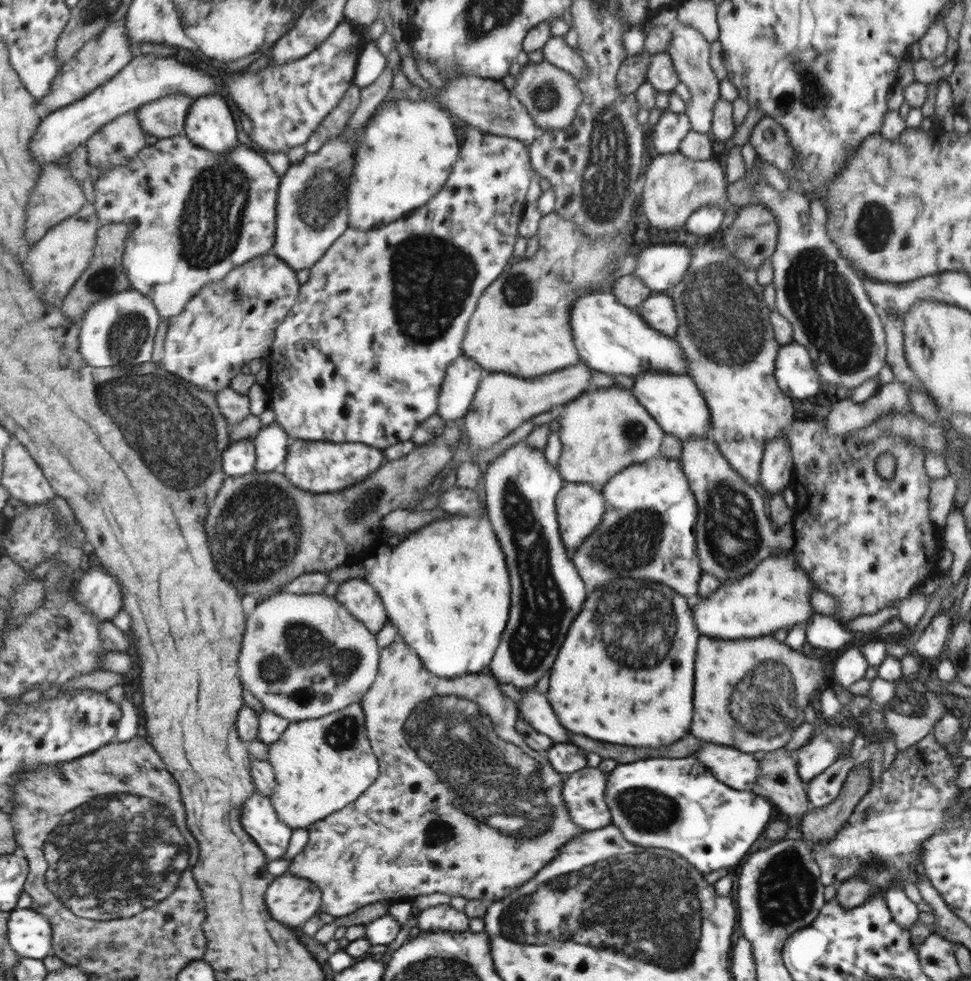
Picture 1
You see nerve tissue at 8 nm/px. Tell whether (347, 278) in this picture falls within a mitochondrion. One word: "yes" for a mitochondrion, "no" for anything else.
no

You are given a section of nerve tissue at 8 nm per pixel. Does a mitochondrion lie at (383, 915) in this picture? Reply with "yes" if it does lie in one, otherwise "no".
no

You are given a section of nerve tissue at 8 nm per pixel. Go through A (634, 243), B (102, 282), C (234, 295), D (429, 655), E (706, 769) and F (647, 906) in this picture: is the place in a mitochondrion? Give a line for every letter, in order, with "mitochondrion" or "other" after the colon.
A: other
B: mitochondrion
C: mitochondrion
D: other
E: other
F: mitochondrion

